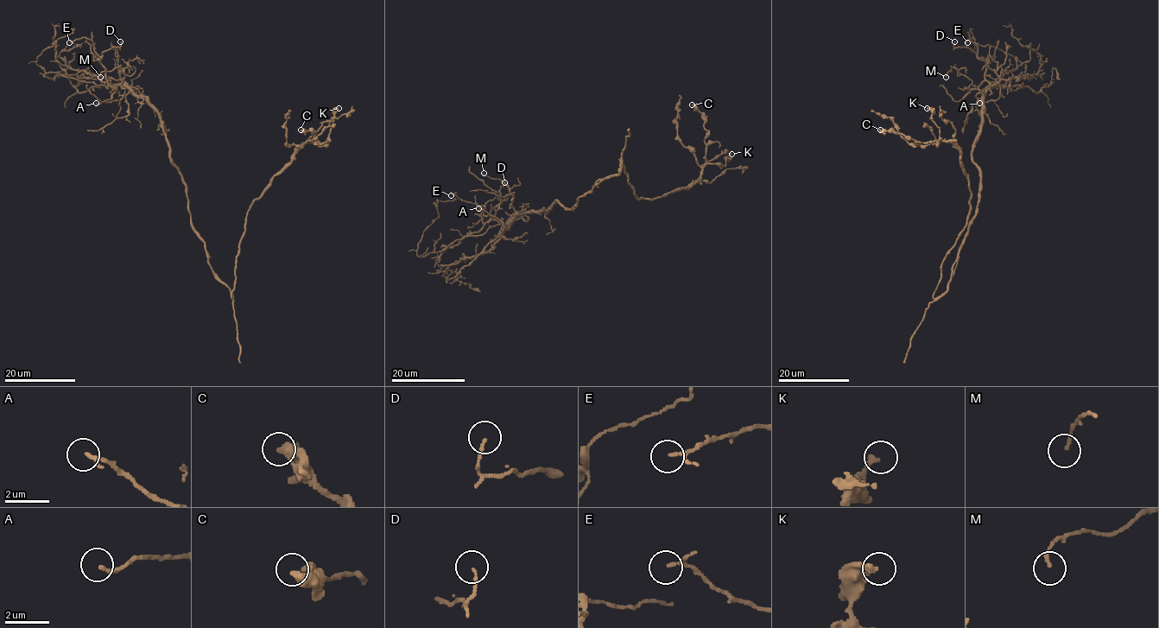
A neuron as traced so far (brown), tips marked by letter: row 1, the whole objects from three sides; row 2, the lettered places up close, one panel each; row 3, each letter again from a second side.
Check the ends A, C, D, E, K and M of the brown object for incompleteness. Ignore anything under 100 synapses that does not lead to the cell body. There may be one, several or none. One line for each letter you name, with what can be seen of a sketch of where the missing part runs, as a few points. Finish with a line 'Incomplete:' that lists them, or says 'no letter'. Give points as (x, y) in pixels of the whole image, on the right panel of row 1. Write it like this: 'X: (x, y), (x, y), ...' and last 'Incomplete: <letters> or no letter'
Incomplete: no letter

